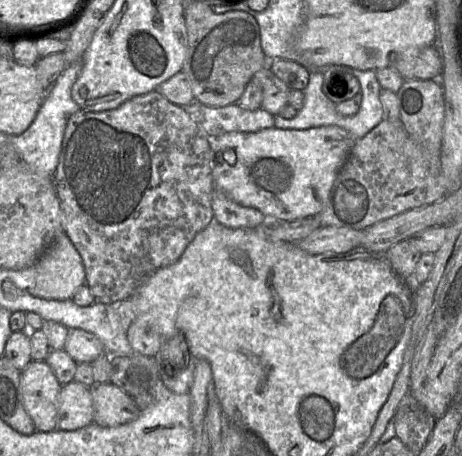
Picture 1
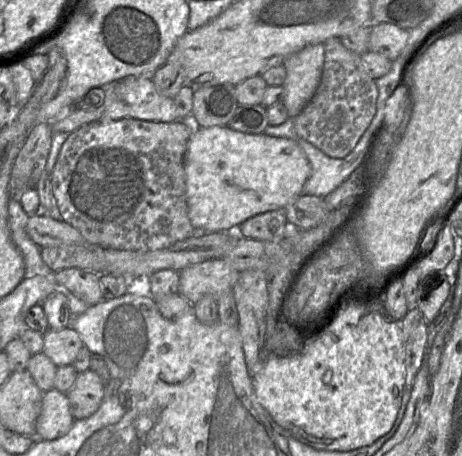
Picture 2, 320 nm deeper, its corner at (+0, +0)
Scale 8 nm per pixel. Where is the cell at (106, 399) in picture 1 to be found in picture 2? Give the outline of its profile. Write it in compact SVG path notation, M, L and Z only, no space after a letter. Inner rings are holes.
M88 369L78 373L75 384L65 393L75 420L93 415L100 407L105 388L96 372Z

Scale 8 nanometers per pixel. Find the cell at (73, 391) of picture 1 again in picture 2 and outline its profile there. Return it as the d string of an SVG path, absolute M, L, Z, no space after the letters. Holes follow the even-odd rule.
M52 388L43 393L41 413L36 422L36 439L56 440L69 432L74 421L67 395Z

